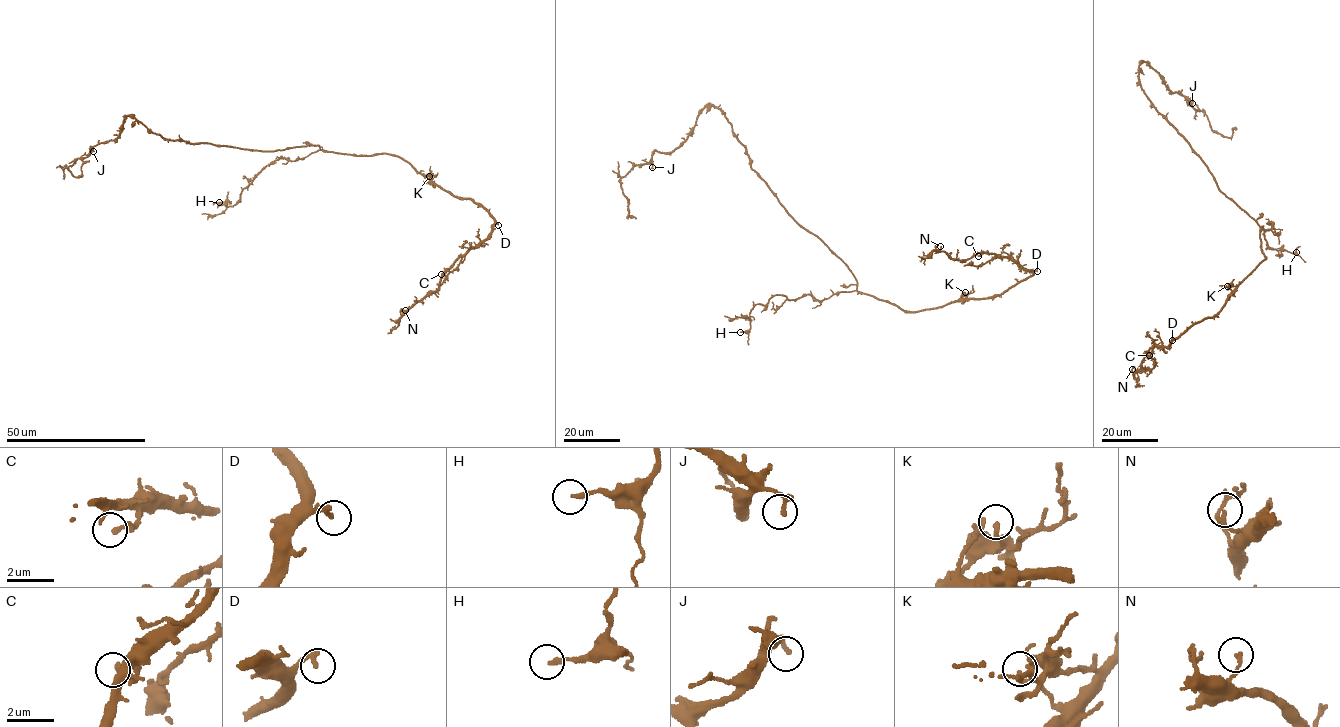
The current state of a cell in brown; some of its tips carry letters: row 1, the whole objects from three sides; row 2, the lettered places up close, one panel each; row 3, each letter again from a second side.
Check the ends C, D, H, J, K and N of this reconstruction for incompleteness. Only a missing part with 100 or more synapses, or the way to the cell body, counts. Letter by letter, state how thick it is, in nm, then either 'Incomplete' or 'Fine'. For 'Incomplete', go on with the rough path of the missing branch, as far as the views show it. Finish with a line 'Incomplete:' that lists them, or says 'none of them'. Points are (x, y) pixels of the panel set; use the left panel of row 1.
C: Thickness 190 nm. Fine
D: Thickness 260 nm. Incomplete. Course of what is missing: (498, 225), (503, 223), (514, 230), (523, 254), (537, 260)
H: Thickness 190 nm. Fine
J: Thickness 200 nm. Fine
K: Thickness 170 nm. Fine
N: Thickness 150 nm. Fine
Incomplete: D

